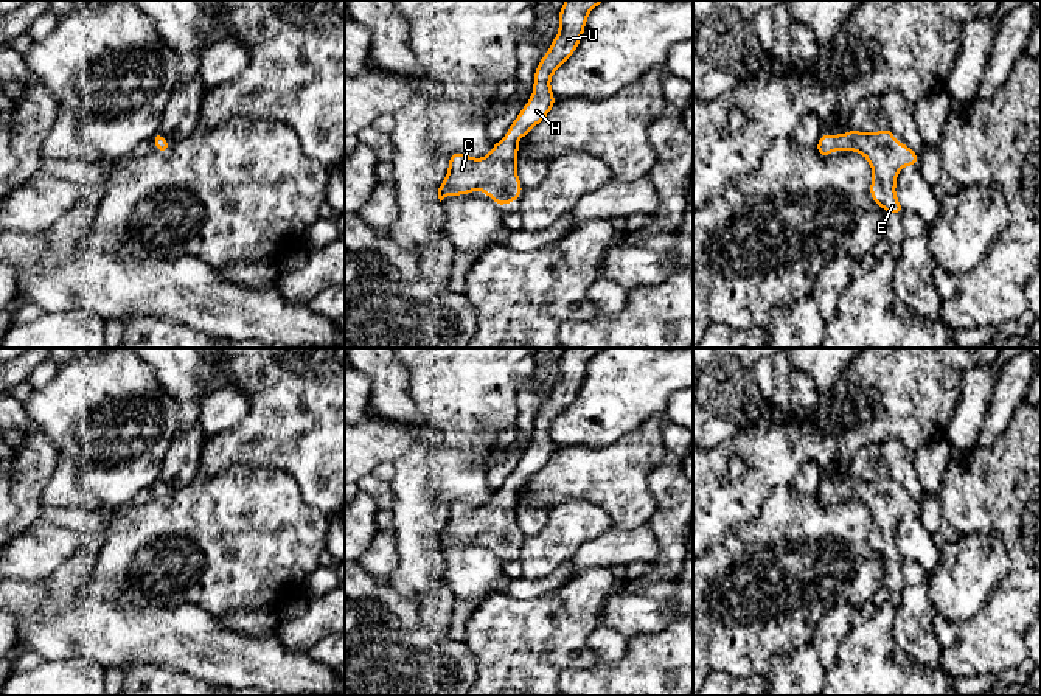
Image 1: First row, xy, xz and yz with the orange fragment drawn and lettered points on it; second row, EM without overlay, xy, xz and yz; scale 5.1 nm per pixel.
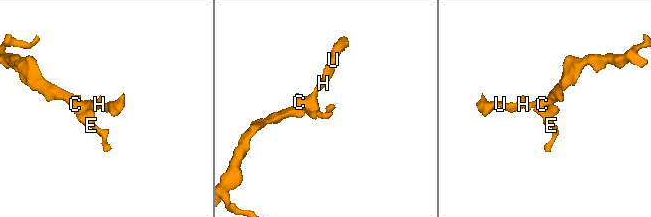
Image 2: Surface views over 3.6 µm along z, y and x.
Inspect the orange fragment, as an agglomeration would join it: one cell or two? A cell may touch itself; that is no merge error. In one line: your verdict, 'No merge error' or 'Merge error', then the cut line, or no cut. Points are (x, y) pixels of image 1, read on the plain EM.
No merge error. No split

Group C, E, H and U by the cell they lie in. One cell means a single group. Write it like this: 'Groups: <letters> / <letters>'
Groups: C E H U

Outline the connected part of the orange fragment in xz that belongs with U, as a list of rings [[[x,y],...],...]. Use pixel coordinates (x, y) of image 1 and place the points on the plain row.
[[[566,348],[559,359],[558,384],[550,398],[541,405],[534,419],[533,443],[519,465],[507,478],[507,485],[497,489],[483,506],[472,506],[463,500],[449,503],[449,516],[444,530],[438,536],[440,550],[446,544],[461,544],[482,538],[499,555],[513,552],[522,542],[517,525],[519,486],[524,486],[539,472],[555,454],[550,427],[576,398],[586,376],[589,360],[604,348]]]

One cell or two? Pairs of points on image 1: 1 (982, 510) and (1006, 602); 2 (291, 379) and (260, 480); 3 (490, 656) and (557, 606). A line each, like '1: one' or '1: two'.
1: one
2: two
3: one

